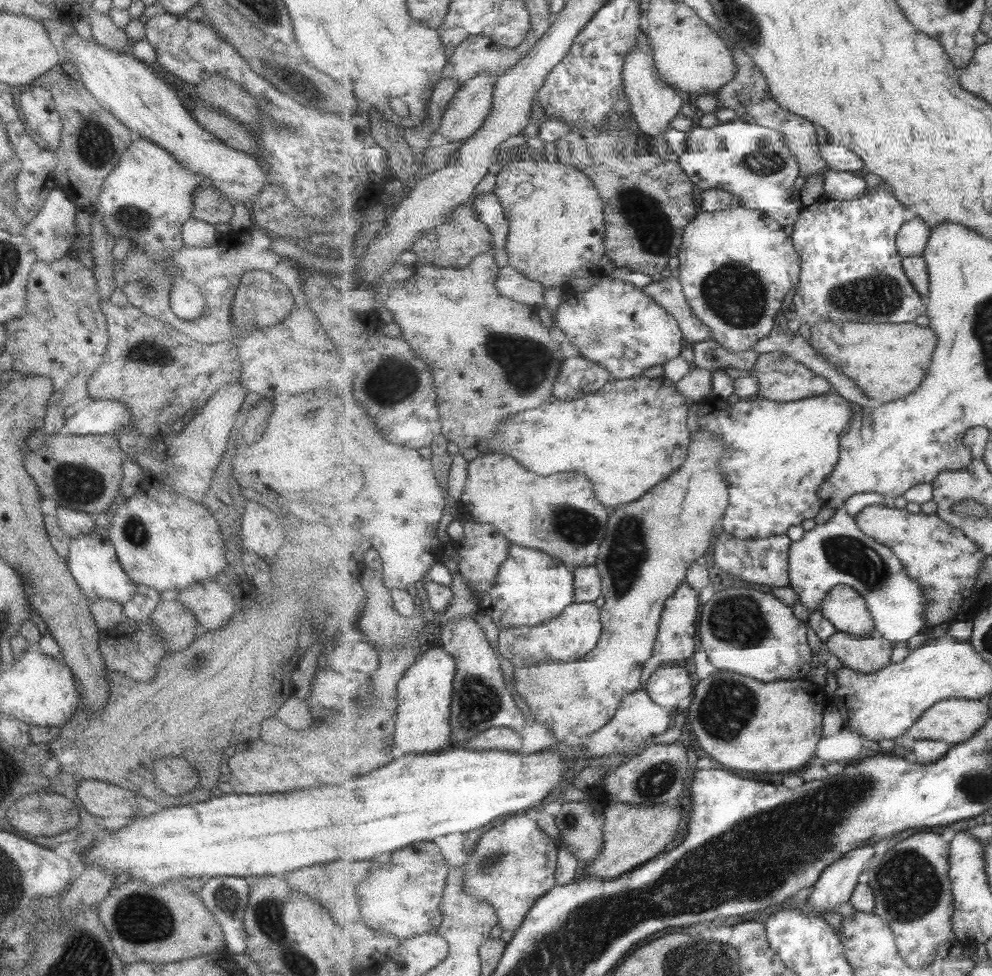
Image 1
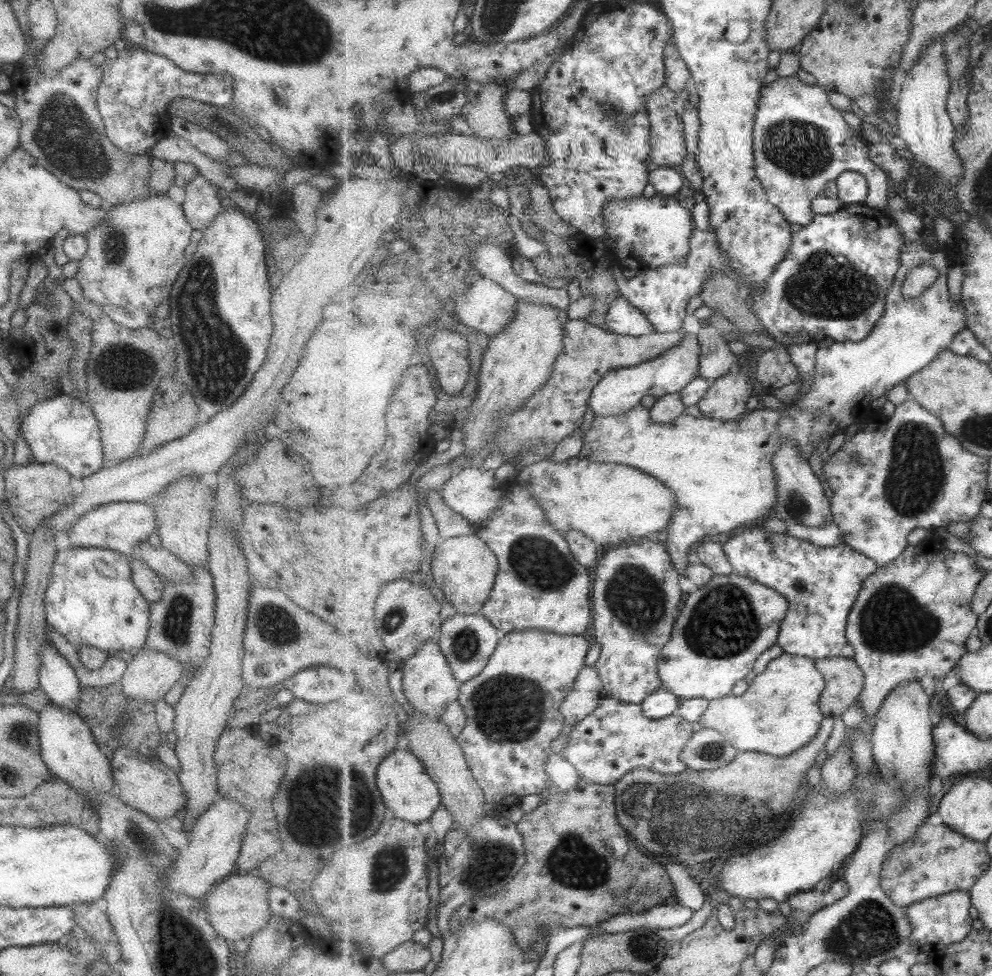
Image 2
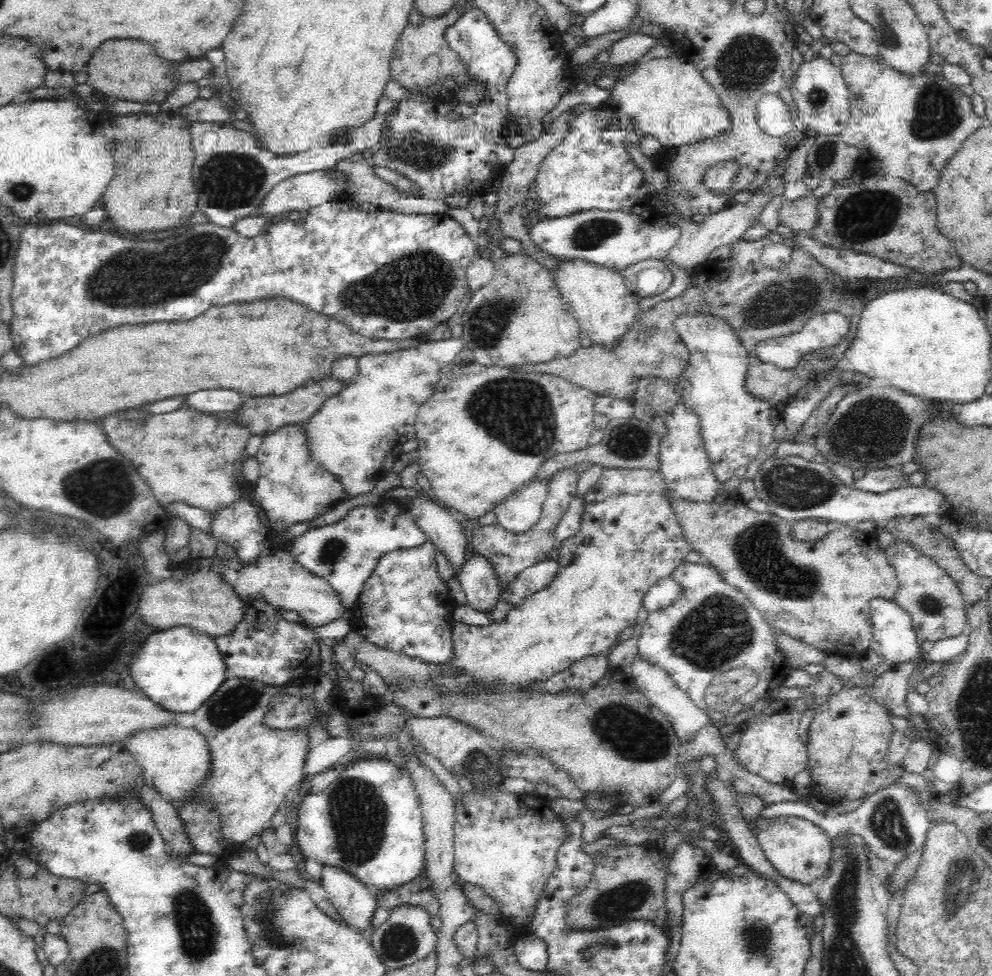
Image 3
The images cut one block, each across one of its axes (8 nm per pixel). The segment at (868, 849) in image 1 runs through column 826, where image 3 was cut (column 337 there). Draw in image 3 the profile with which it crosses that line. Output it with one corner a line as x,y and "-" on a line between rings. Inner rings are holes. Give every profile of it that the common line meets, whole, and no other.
331,866
323,867
322,879
326,898
336,908
340,918
363,935
370,932
371,936
375,930
372,918
377,909
374,892
353,876

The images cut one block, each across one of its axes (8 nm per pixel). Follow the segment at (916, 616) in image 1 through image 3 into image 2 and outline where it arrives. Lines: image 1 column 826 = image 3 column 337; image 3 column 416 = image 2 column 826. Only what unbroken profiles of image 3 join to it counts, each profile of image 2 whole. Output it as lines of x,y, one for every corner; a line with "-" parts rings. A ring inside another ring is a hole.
830,522
825,526
807,526
806,524
789,524
787,533
816,546
839,546
845,544
844,531
837,523

